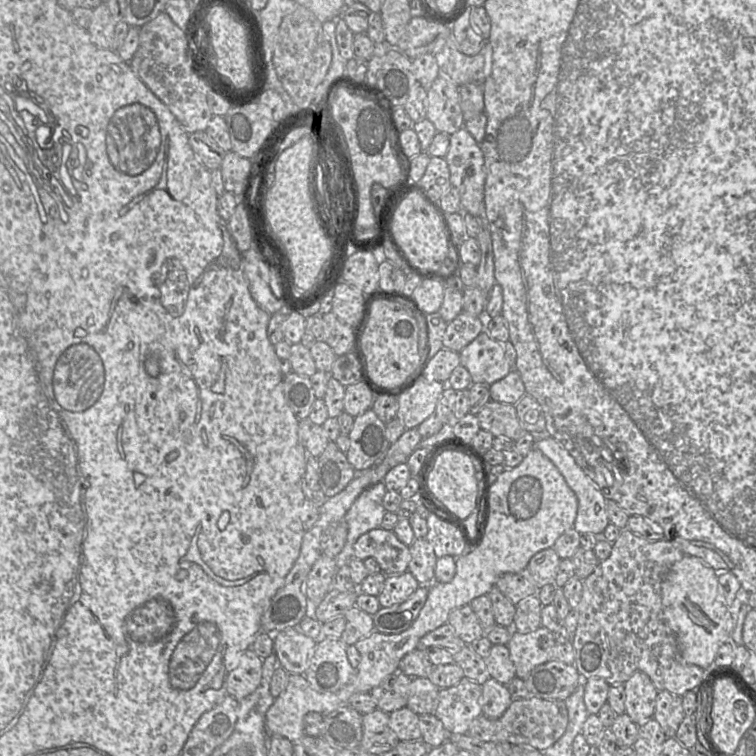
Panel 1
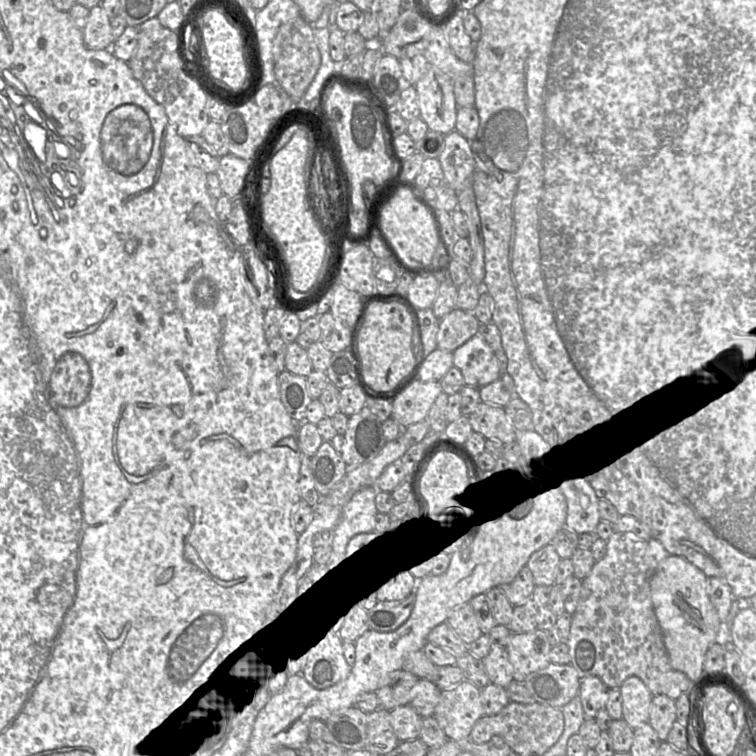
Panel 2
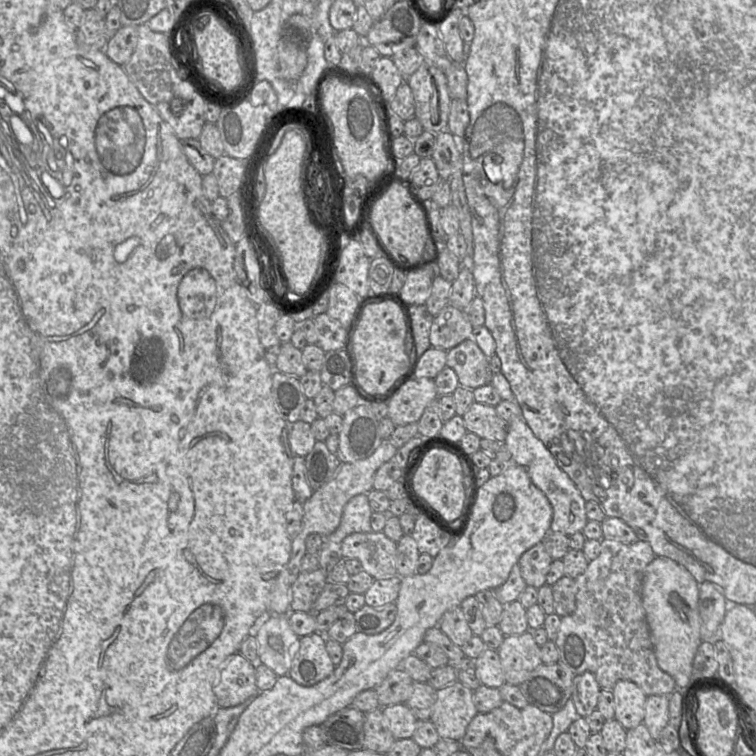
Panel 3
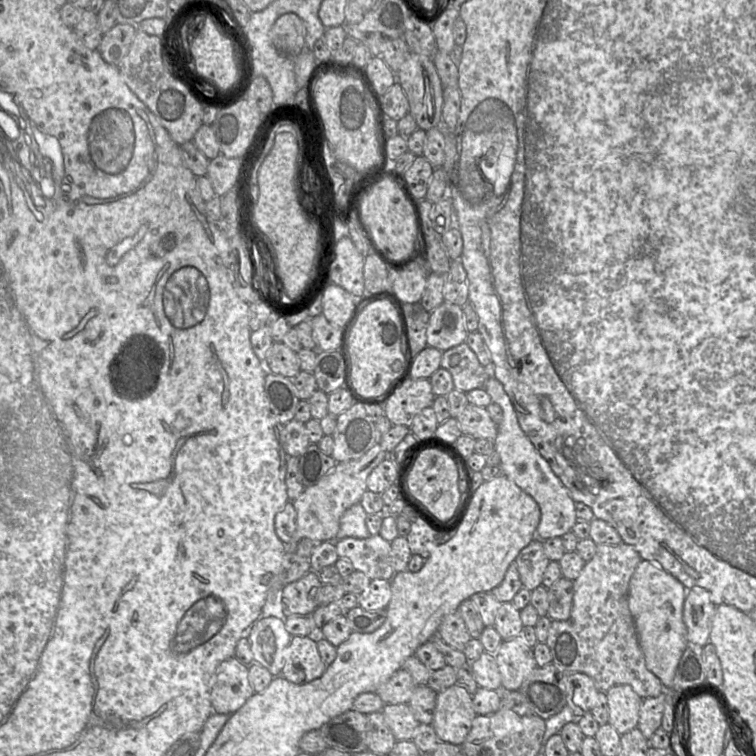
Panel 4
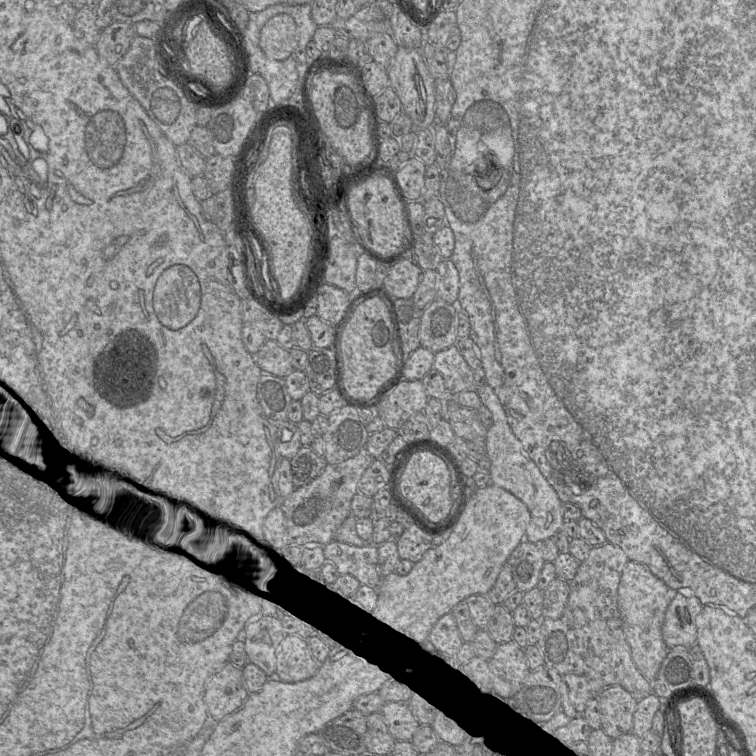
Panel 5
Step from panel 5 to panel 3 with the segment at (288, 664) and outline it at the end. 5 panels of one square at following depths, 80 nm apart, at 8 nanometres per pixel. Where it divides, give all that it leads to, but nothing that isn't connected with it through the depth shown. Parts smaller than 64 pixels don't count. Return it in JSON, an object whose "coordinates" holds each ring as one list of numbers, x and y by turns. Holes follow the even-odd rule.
{"coordinates":[[315,632,300,637,287,675,302,686,313,686,329,677,335,667,326,649,326,638]]}

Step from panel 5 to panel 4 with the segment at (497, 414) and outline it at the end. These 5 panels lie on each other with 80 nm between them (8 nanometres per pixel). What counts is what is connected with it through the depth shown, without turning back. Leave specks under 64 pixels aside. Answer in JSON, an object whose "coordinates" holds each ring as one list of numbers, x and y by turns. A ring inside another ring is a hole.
{"coordinates":[[489,377,484,389,490,395,492,403,499,405,503,410,503,418,498,425,498,433,493,441,495,452,500,457,500,475,506,476,529,494,540,508,541,516,536,530,536,538,544,541,553,537,562,537,571,532,578,519,576,517,576,502,572,499,569,490,554,474,548,462,521,429,514,407,503,385,495,377]]}

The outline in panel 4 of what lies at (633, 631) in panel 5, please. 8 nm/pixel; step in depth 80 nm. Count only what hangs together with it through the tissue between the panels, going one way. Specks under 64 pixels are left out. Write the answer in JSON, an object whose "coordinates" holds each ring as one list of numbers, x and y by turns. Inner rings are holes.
{"coordinates":[[646,560,640,561,629,582,628,608,646,667,659,678,666,691,673,687,677,666,688,645,687,630,683,622,685,597,686,588,676,578]]}

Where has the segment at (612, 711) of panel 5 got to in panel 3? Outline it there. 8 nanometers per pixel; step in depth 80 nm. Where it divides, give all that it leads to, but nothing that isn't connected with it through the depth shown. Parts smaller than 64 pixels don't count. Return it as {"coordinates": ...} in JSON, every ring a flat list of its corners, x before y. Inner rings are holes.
{"coordinates":[[618,681,611,690,614,697,615,716,626,730,643,723,647,696,633,682]]}

